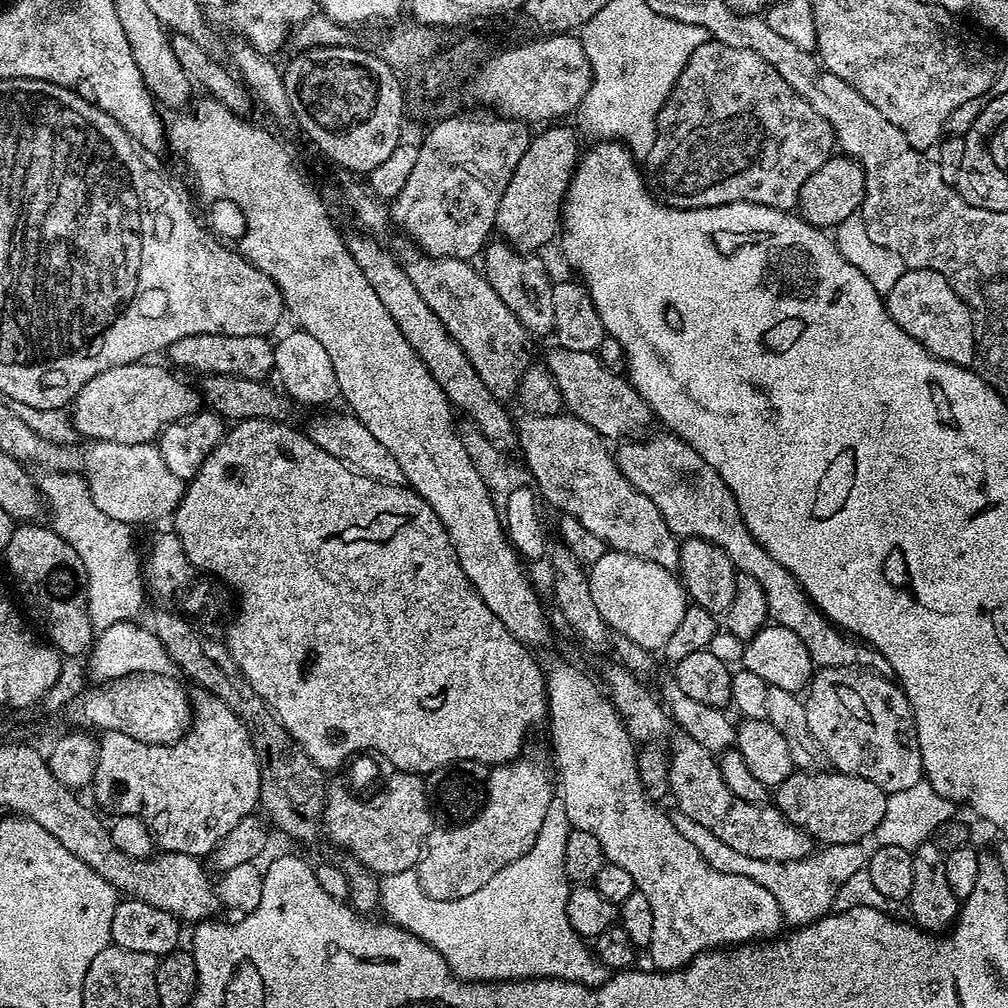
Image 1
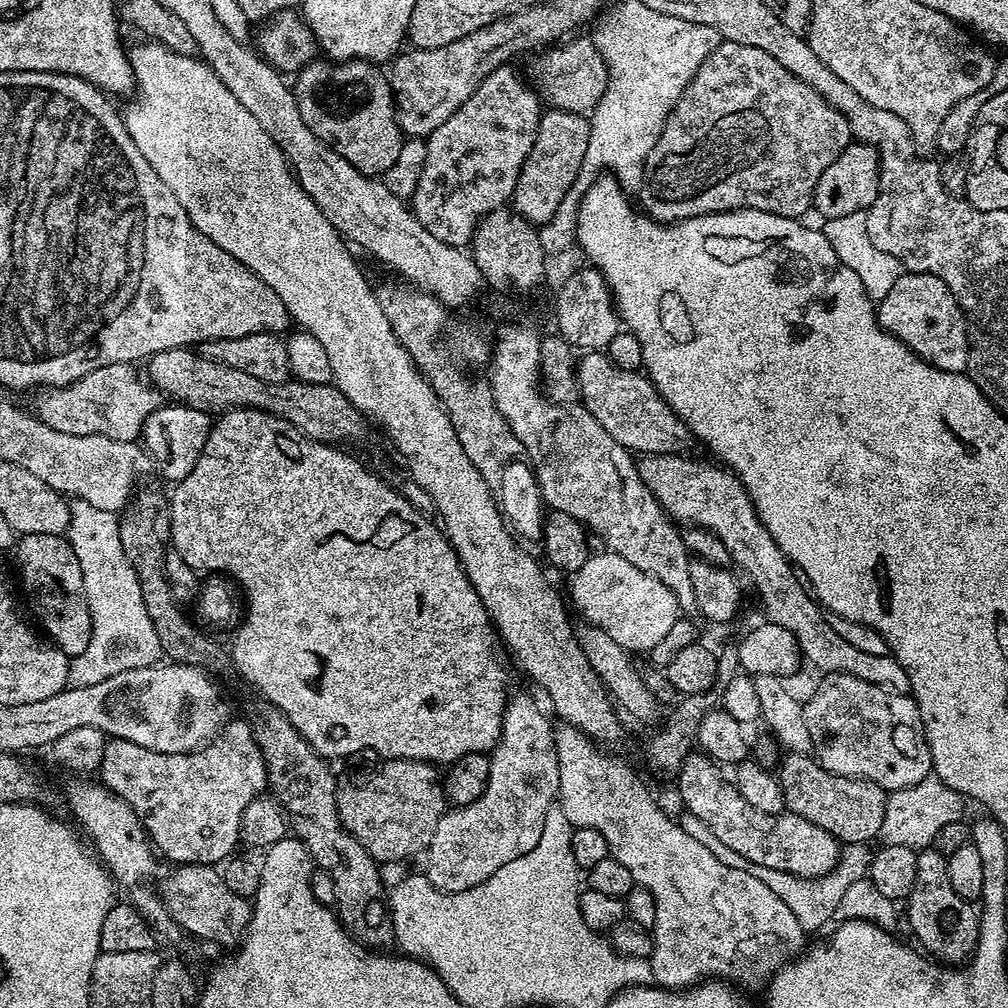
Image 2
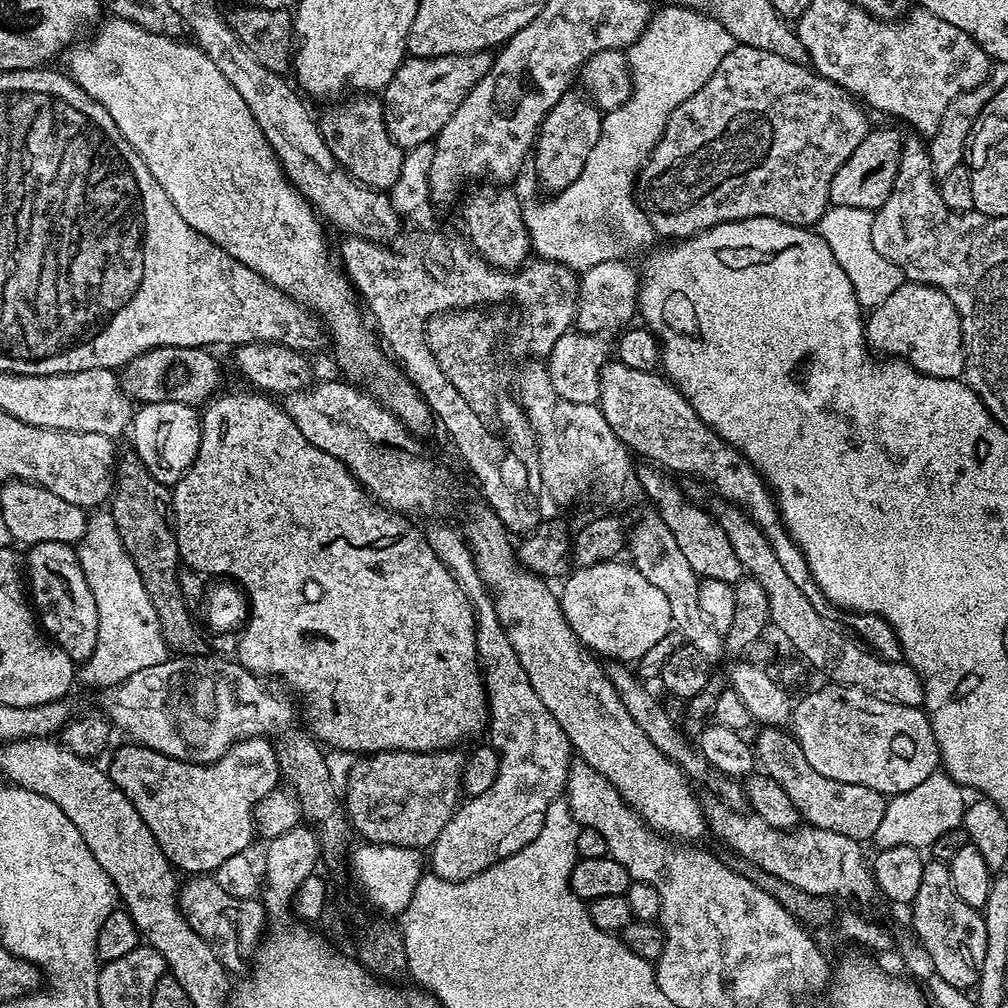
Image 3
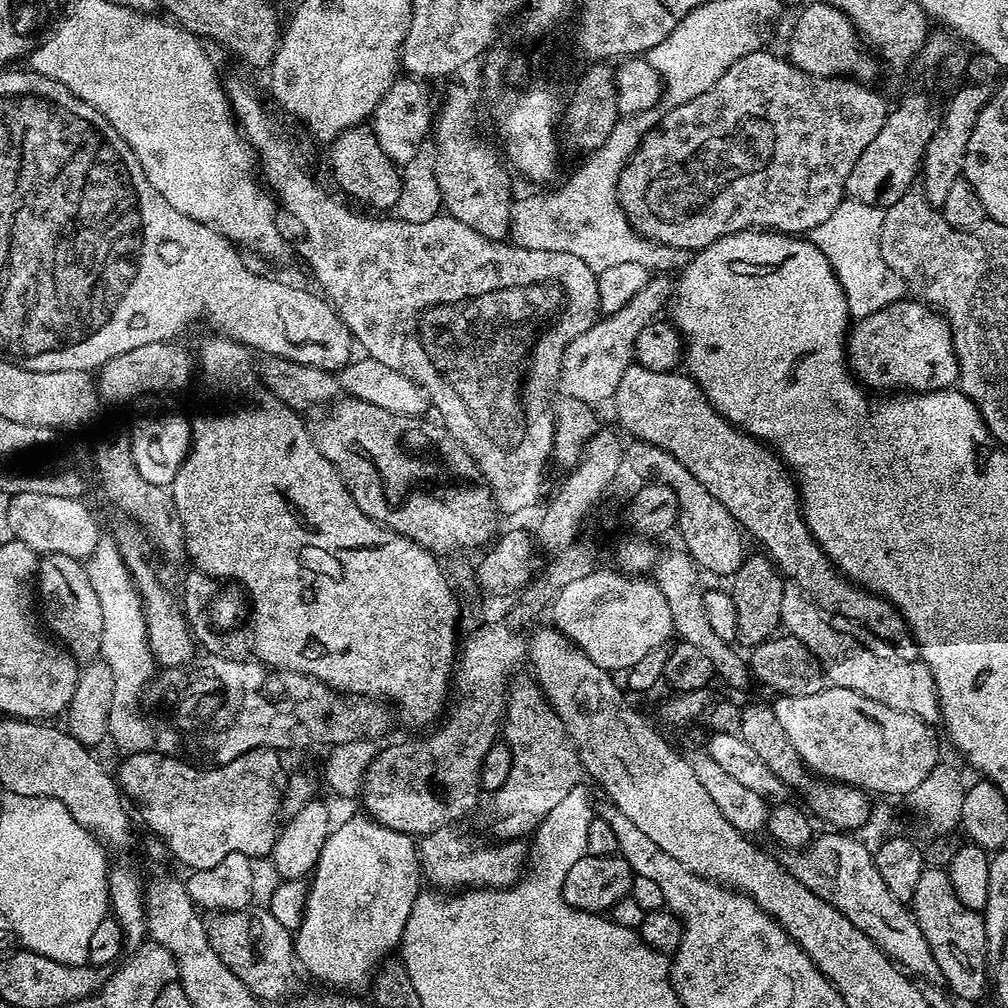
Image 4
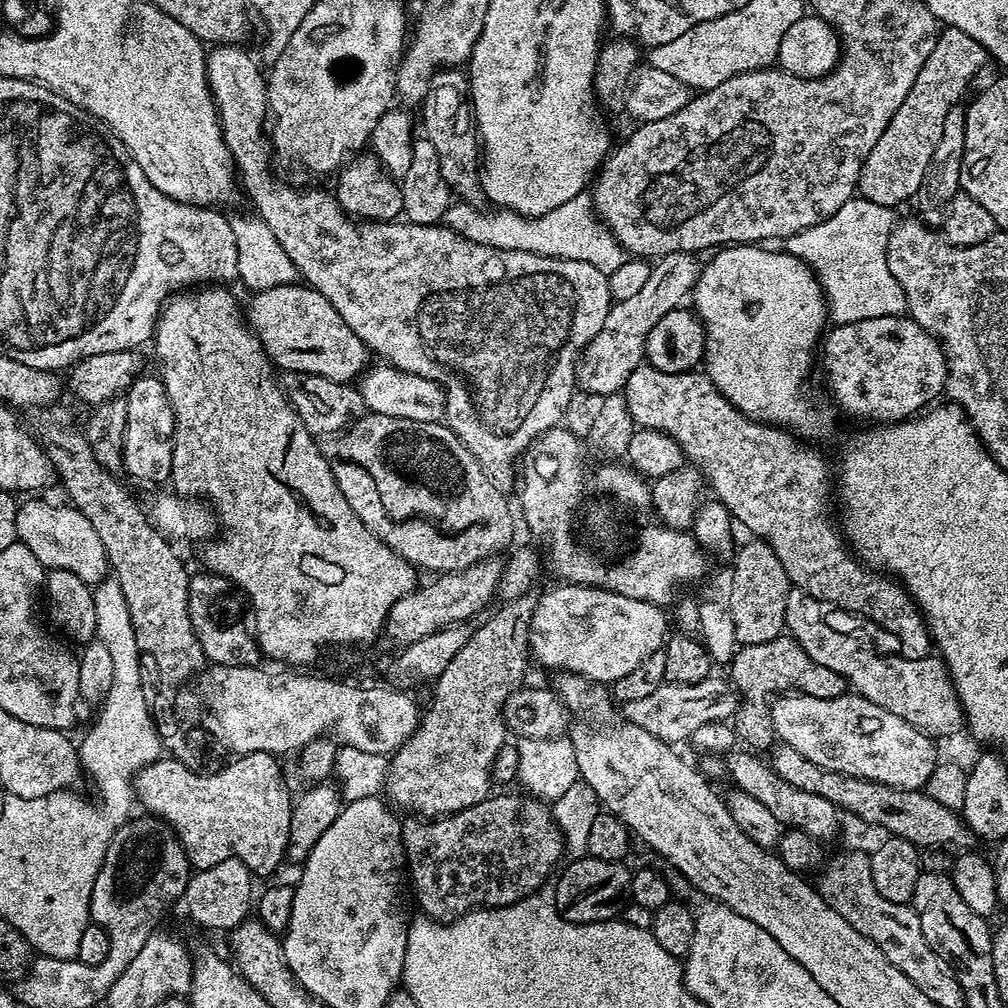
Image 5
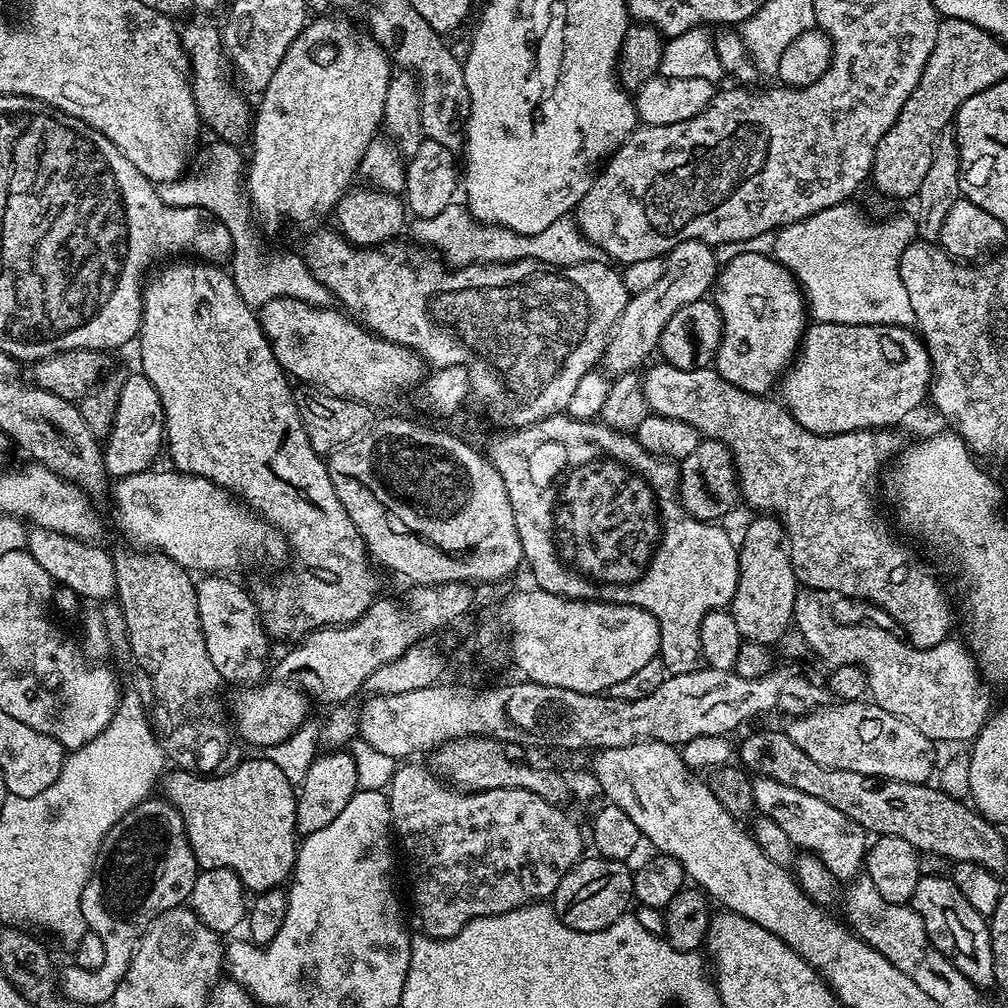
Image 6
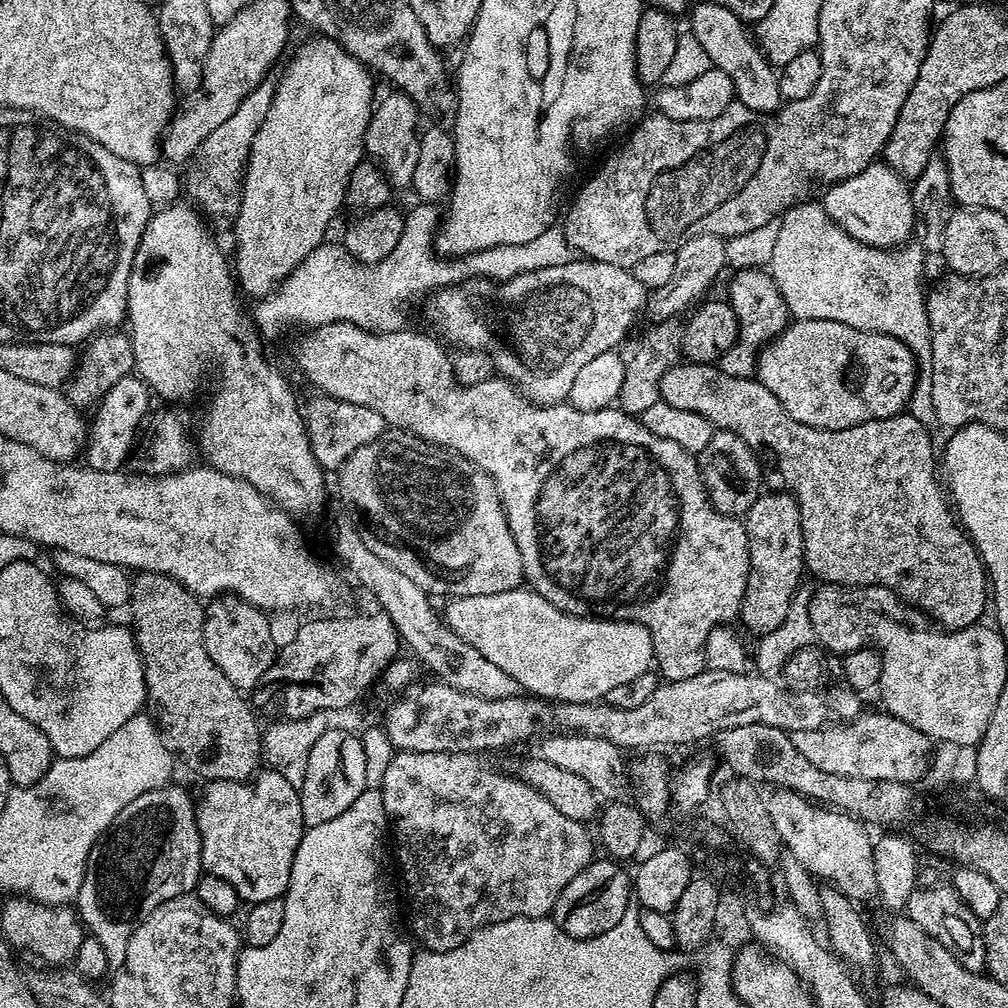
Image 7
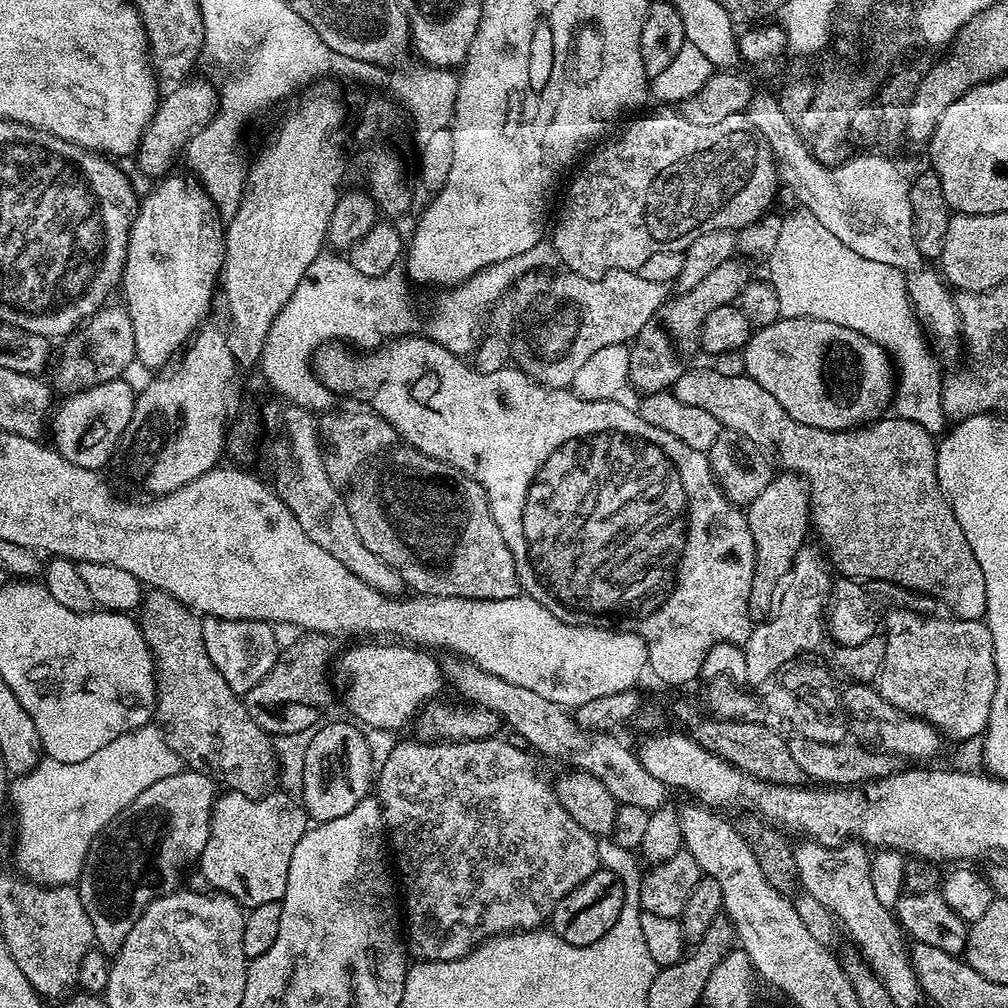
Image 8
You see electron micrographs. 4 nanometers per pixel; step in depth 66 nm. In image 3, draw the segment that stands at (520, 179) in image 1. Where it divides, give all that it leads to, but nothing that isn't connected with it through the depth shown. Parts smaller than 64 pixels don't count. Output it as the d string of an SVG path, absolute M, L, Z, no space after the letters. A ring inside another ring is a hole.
M580 90L565 92L548 111L536 134L534 160L536 156L536 176L542 187L549 188L549 193L560 192L582 174L582 166L586 166L586 158L590 158L590 150L598 142L598 134L602 134L603 121L600 109Z

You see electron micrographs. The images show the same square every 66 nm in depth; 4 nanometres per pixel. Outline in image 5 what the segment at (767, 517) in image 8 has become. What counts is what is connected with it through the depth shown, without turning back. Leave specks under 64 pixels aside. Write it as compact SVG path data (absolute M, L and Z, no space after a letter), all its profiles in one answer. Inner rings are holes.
M759 538L749 541L733 555L735 558L730 572L728 600L726 599L739 645L760 643L783 635L786 599L789 598L791 588L789 575L768 542Z

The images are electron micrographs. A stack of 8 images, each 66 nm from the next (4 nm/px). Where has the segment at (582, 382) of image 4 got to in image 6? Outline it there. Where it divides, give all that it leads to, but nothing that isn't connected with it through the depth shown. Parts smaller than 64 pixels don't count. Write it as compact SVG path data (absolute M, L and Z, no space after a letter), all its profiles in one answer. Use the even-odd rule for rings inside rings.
M687 240L674 246L672 251L667 253L662 278L654 282L650 290L635 293L629 299L626 310L622 310L612 331L612 337L604 347L603 367L608 367L612 374L636 372L639 364L651 352L657 351L666 322L670 322L670 318L674 318L674 314L678 314L682 306L703 300L713 291L718 280L716 252L717 249L705 240Z

